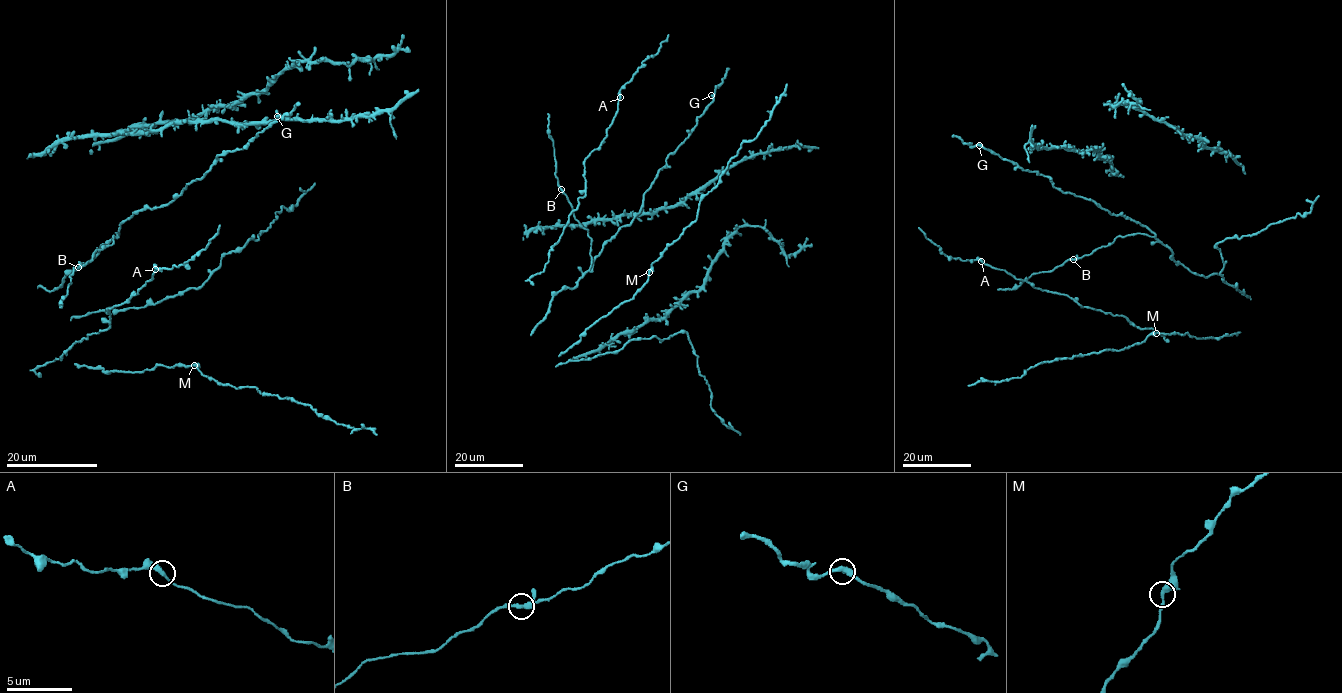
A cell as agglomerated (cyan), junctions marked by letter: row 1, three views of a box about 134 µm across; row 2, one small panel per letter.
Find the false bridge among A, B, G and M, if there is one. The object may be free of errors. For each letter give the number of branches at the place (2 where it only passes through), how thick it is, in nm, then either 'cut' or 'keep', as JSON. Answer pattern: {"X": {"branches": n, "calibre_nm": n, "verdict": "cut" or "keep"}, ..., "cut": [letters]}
{"A": {"branches": 2, "calibre_nm": 320, "verdict": "keep"}, "B": {"branches": 2, "calibre_nm": 320, "verdict": "keep"}, "G": {"branches": 2, "calibre_nm": 320, "verdict": "keep"}, "M": {"branches": 2, "calibre_nm": 320, "verdict": "keep"}, "cut": []}

